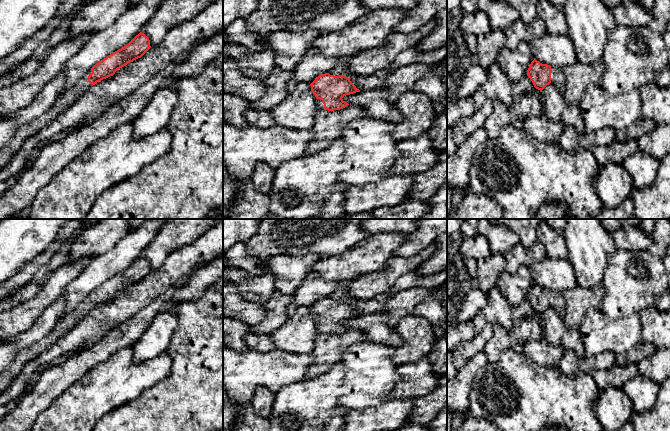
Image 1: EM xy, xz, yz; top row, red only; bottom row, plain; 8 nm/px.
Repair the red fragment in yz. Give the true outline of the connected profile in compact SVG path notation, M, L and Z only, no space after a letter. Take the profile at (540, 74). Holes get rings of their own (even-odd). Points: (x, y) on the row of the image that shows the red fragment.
M534 59L527 70L527 76L532 81L534 87L541 92L551 83L560 94L564 95L565 93L566 76L559 67L551 67Z

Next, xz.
M329 73L316 77L310 86L316 97L316 105L319 110L334 111L345 108L349 104L342 98L360 92L348 77L334 76Z

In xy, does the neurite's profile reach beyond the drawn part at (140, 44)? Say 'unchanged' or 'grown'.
grown

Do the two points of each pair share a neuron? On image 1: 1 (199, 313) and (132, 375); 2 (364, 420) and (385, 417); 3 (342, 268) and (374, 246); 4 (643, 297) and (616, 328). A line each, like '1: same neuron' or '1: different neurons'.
1: different neurons
2: same neuron
3: same neuron
4: different neurons

